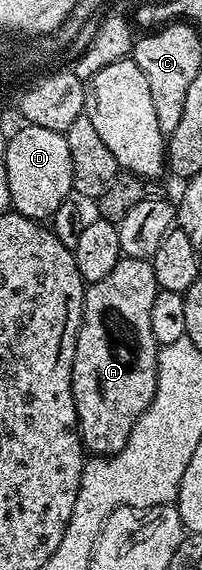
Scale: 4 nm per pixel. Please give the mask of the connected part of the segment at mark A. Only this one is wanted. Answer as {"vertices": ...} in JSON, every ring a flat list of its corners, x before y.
{"vertices":[[131,256,118,260,106,277,85,289,72,394,82,447,95,457,114,456,122,449,156,394,160,346,152,338,152,301,158,289,153,263]]}

